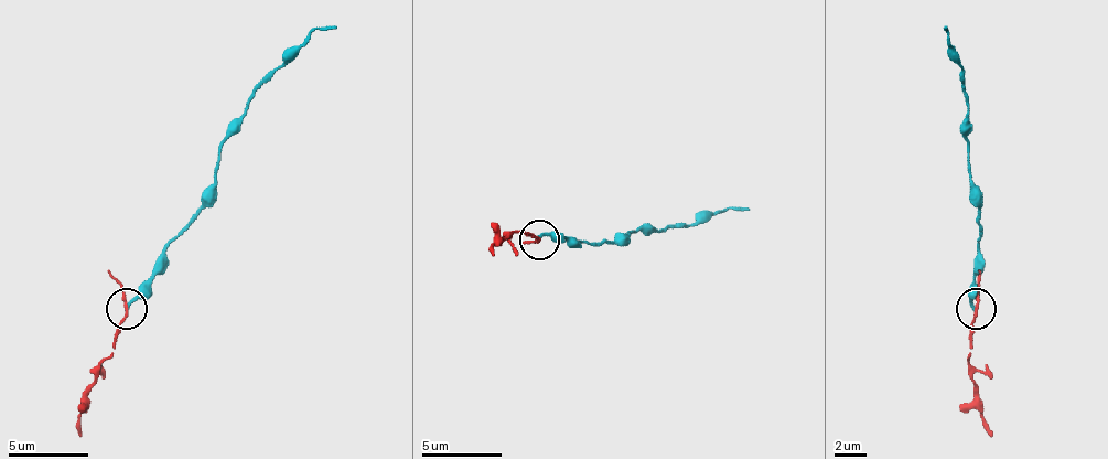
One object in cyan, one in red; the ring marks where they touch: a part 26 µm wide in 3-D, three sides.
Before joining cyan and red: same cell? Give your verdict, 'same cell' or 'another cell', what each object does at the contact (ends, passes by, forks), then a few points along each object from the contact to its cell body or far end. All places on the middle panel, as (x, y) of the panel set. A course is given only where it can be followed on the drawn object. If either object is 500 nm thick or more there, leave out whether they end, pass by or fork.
another cell | cyan ends | red passes by | cyan via (540, 236), (592, 244), (628, 232), (660, 232), (728, 209), (749, 209) | red via (540, 241), (512, 232), (501, 241), (492, 256)

